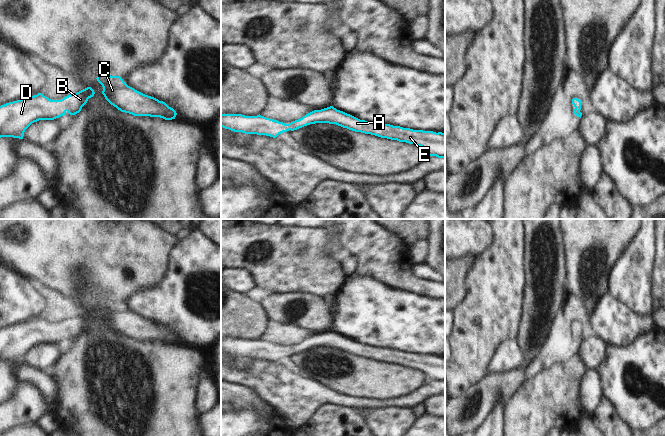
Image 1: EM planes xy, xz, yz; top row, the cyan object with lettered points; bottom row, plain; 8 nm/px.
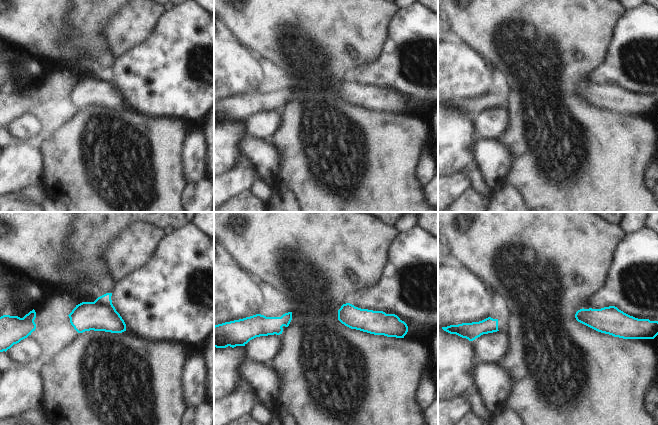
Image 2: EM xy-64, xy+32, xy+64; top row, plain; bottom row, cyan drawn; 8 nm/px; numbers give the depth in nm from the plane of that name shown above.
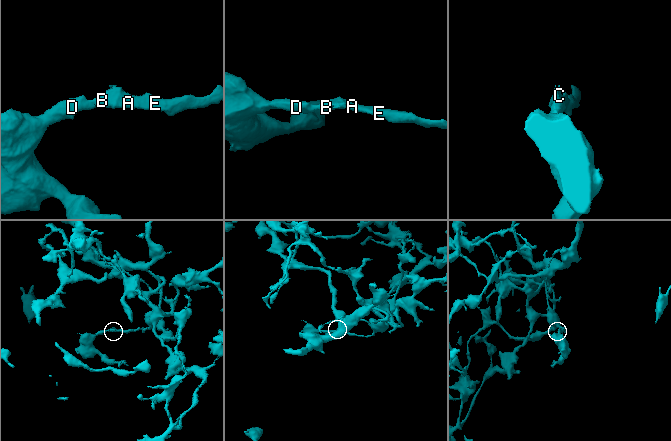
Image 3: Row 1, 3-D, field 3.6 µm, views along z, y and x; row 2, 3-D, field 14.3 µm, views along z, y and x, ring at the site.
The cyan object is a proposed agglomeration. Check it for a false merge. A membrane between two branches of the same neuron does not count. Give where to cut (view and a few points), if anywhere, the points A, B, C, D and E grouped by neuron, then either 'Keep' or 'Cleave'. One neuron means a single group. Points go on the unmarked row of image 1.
No split. Groups: A B C D E. Keep

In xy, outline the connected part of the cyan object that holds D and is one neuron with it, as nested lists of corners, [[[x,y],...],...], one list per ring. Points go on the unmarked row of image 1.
[[[87,311],[76,318],[70,318],[64,321],[61,324],[51,324],[48,321],[44,320],[42,317],[37,319],[20,323],[17,325],[9,326],[0,330],[0,362],[1,361],[13,361],[23,363],[25,354],[34,346],[39,344],[54,344],[65,339],[67,336],[70,339],[75,339],[79,337],[82,331],[87,327],[88,323],[93,321],[95,318],[94,314],[91,311]]]

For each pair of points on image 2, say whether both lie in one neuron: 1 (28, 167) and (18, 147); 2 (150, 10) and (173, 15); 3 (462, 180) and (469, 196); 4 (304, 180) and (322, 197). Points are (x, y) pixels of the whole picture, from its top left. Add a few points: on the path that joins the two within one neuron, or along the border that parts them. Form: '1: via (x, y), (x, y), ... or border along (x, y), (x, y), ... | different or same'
1: via (23, 162), (18, 152) | same
2: border along (166, 10), (151, 33) | different
3: border along (470, 187), (453, 201) | different
4: via (308, 183), (318, 193) | same

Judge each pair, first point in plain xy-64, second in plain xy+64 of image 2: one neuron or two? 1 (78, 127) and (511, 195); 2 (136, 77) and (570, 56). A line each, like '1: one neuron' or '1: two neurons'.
1: two neurons
2: two neurons

